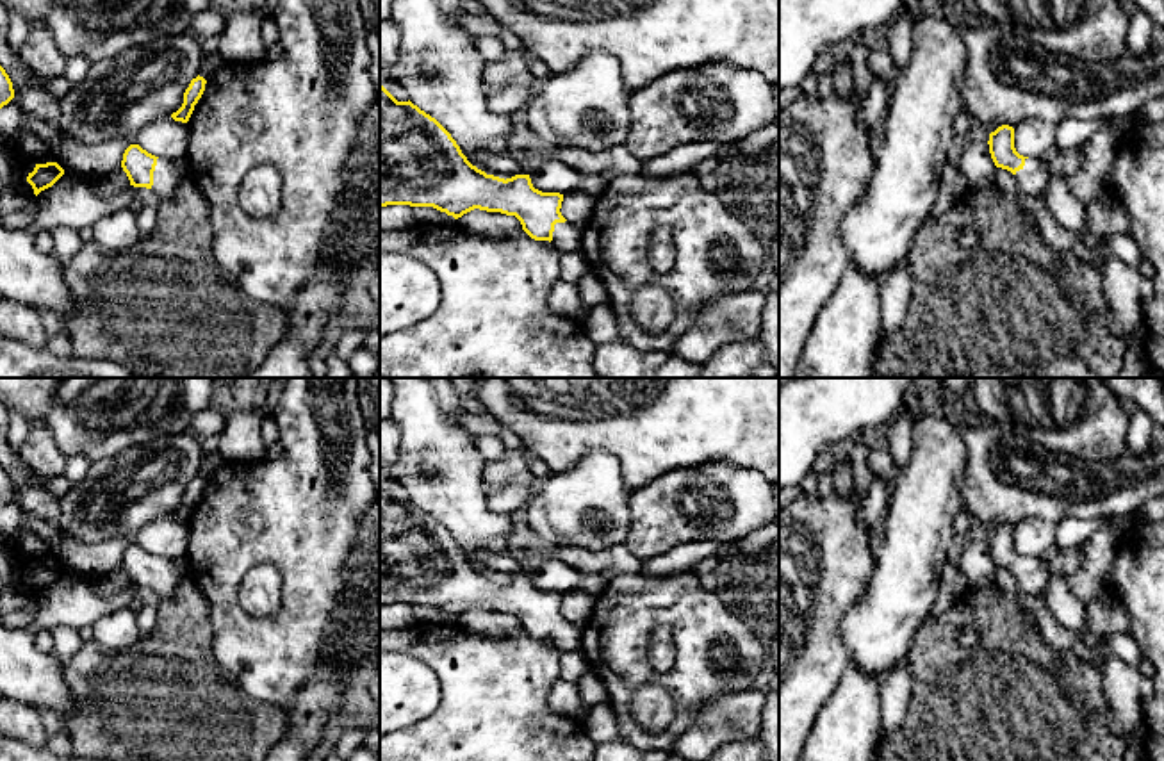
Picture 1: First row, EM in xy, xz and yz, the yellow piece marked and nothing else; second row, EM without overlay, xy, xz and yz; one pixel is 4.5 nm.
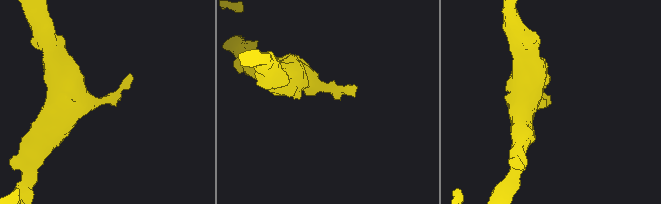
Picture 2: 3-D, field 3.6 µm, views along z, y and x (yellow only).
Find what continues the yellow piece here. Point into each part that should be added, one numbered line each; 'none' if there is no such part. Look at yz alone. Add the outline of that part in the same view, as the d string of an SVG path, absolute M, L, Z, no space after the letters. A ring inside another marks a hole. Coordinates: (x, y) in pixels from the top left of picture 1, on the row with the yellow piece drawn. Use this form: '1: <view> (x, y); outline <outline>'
1: yz (1031, 180); outline M1029 157L1025 166L1016 171L1016 185L1023 198L1039 198L1050 180L1048 157Z

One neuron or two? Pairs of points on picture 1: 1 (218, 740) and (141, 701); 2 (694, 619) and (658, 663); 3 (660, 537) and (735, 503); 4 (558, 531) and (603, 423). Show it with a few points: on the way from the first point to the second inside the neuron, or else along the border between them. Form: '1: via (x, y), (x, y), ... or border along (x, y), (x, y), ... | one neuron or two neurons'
1: via (198, 736), (175, 733), (161, 720) | one neuron
2: border along (669, 628), (674, 638), (674, 663), (656, 672) | two neurons
3: via (678, 519), (694, 503), (717, 503) | one neuron
4: border along (622, 467), (612, 455), (587, 450), (557, 473) | two neurons

